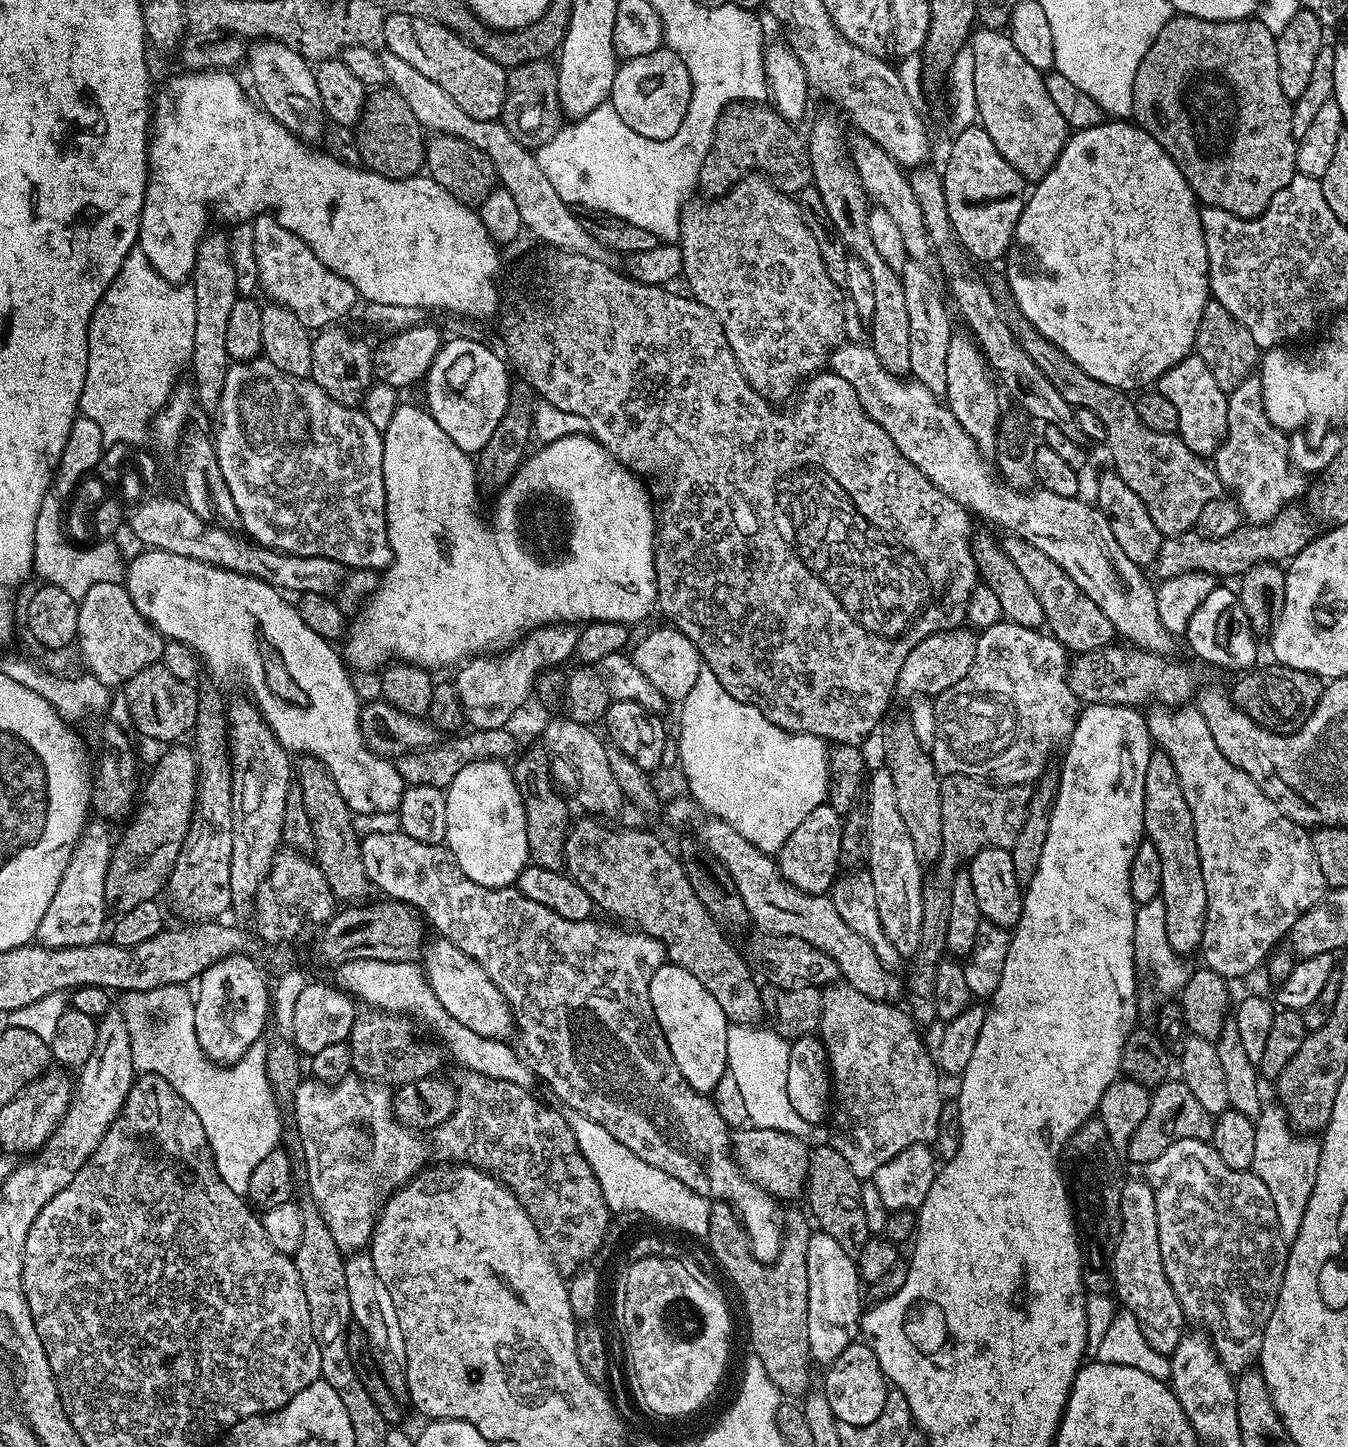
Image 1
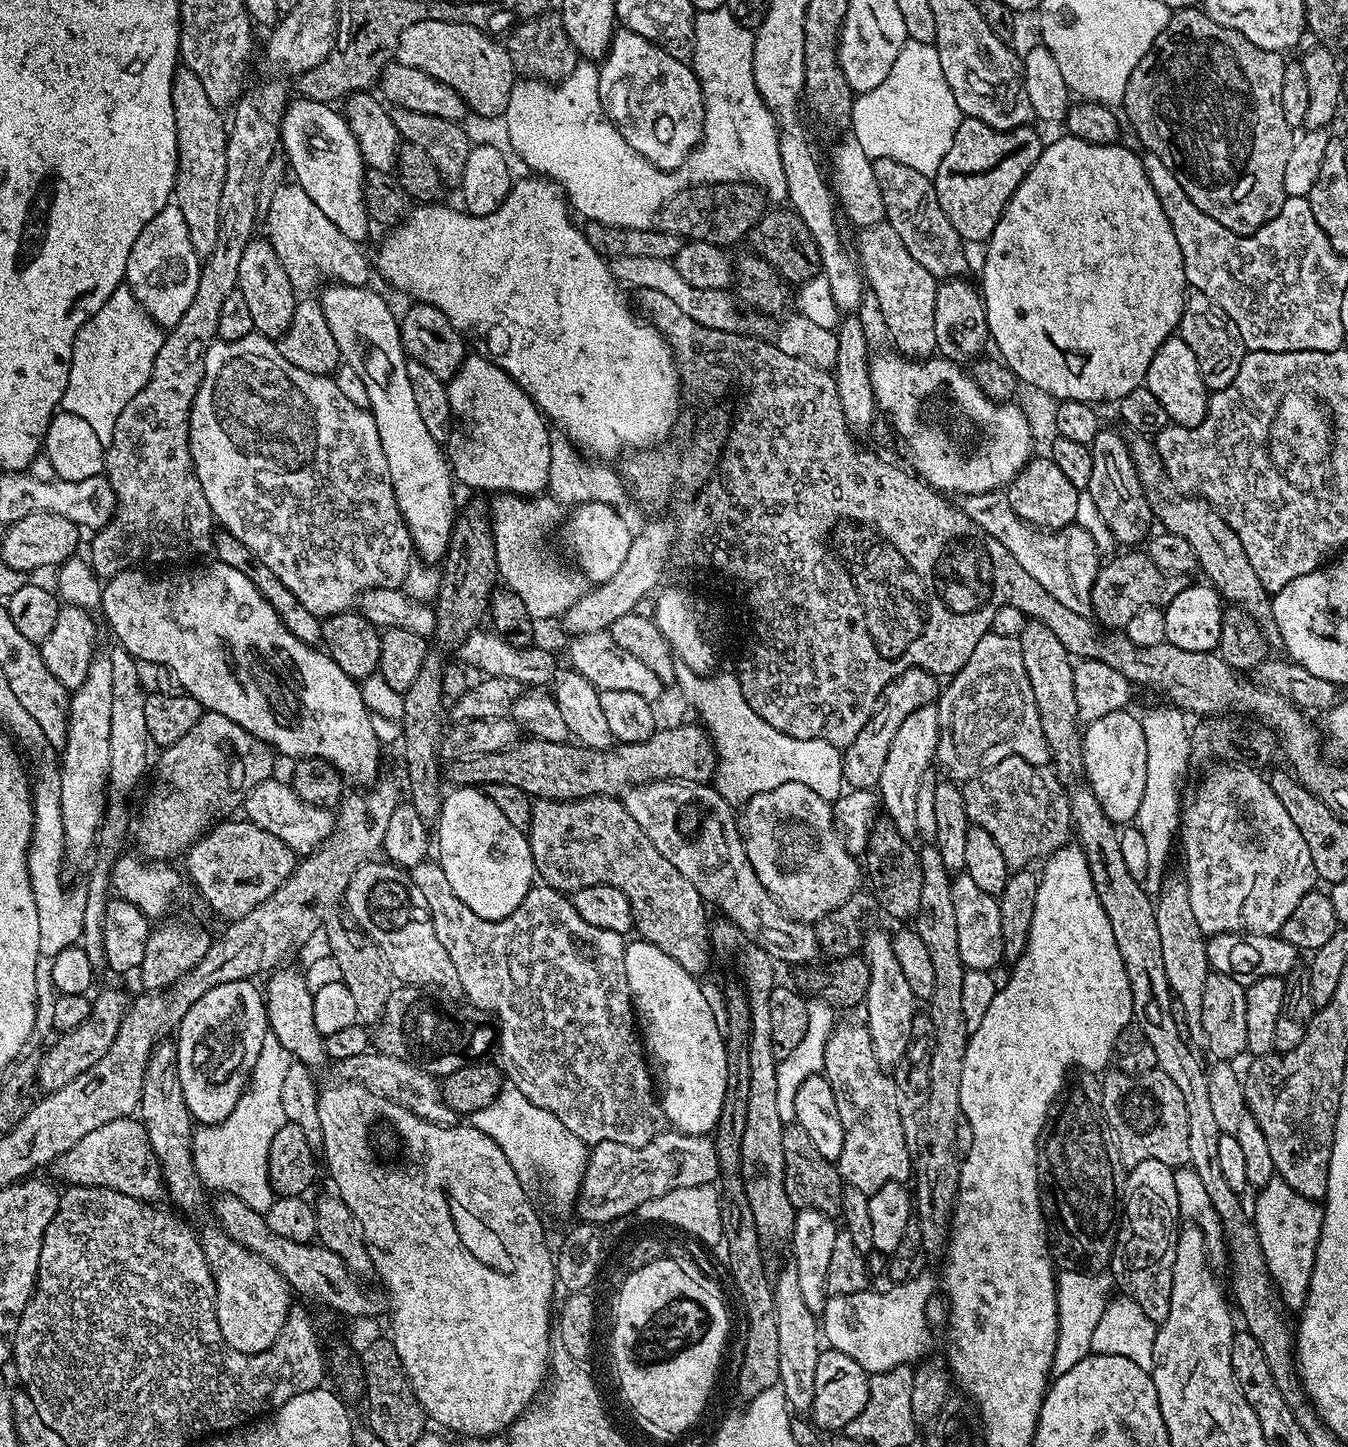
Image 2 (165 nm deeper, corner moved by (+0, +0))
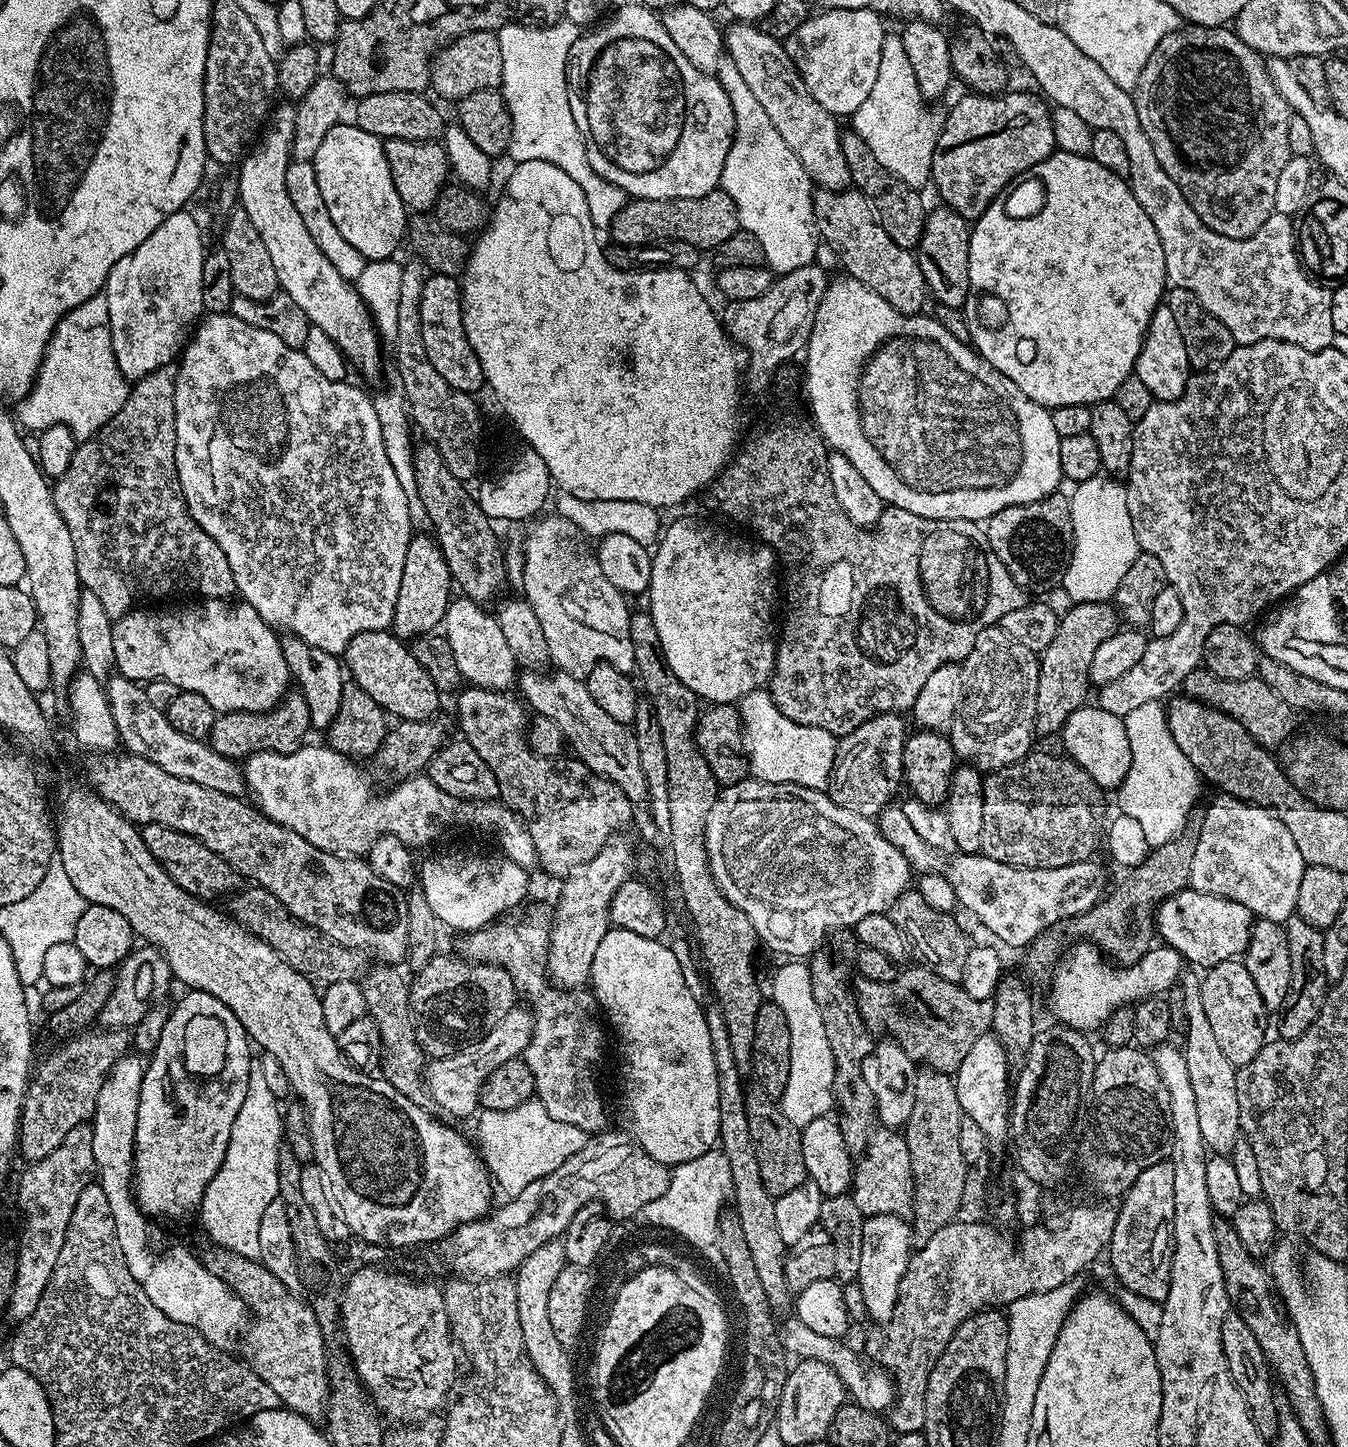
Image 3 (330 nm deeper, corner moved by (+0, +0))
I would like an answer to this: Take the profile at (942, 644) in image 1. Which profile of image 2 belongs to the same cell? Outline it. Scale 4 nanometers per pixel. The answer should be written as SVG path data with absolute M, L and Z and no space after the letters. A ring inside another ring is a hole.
M921 668L906 670L898 678L894 678L882 690L876 709L870 714L866 726L858 730L858 738L843 749L844 782L849 789L875 789L882 778L882 766L886 762L886 754L890 754L890 742L894 742L894 734L902 722L906 722L909 714L914 714L922 706L933 703L938 696L937 677Z

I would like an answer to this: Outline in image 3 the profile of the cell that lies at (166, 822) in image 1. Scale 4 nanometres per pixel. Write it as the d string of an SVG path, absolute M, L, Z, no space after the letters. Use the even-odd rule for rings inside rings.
M292 690L284 699L265 712L225 712L217 715L210 743L212 748L229 758L247 758L256 752L277 752L290 754L303 748L306 743L304 735L310 732L310 710L299 691Z

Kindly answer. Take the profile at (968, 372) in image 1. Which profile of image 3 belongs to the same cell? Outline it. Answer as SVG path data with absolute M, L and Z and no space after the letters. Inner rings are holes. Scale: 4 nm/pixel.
M939 206L924 217L922 238L914 255L920 264L928 295L939 306L963 309L968 297L968 271L970 270L969 221L964 220L953 208Z

